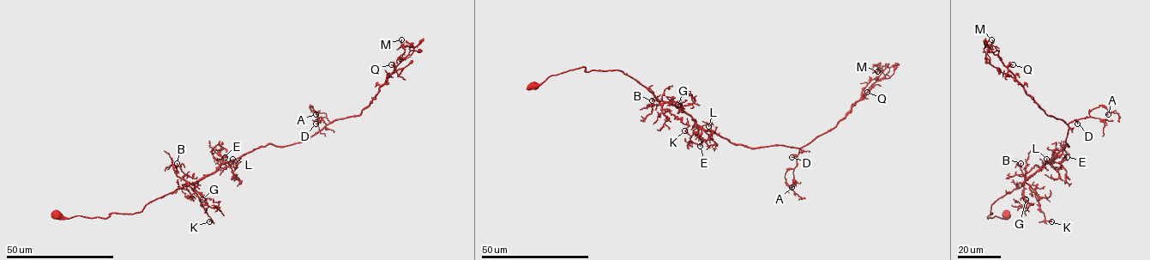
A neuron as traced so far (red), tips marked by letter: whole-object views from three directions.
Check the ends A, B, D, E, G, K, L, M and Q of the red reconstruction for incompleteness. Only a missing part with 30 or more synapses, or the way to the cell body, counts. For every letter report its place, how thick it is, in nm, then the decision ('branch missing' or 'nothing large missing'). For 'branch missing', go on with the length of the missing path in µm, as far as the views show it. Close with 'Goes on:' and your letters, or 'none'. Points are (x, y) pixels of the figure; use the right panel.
A: (1108, 114) | 120 nm | nothing large missing
B: (1020, 163) | 110 nm | nothing large missing
D: (1077, 123) | 130 nm | nothing large missing
E: (1067, 157) | 190 nm | branch missing | 10 µm
G: (1026, 199) | 130 nm | nothing large missing
K: (1051, 221) | 130 nm | nothing large missing
L: (1046, 159) | 160 nm | nothing large missing
M: (991, 39) | 100 nm | nothing large missing
Q: (1013, 64) | 170 nm | nothing large missing
Goes on: E

